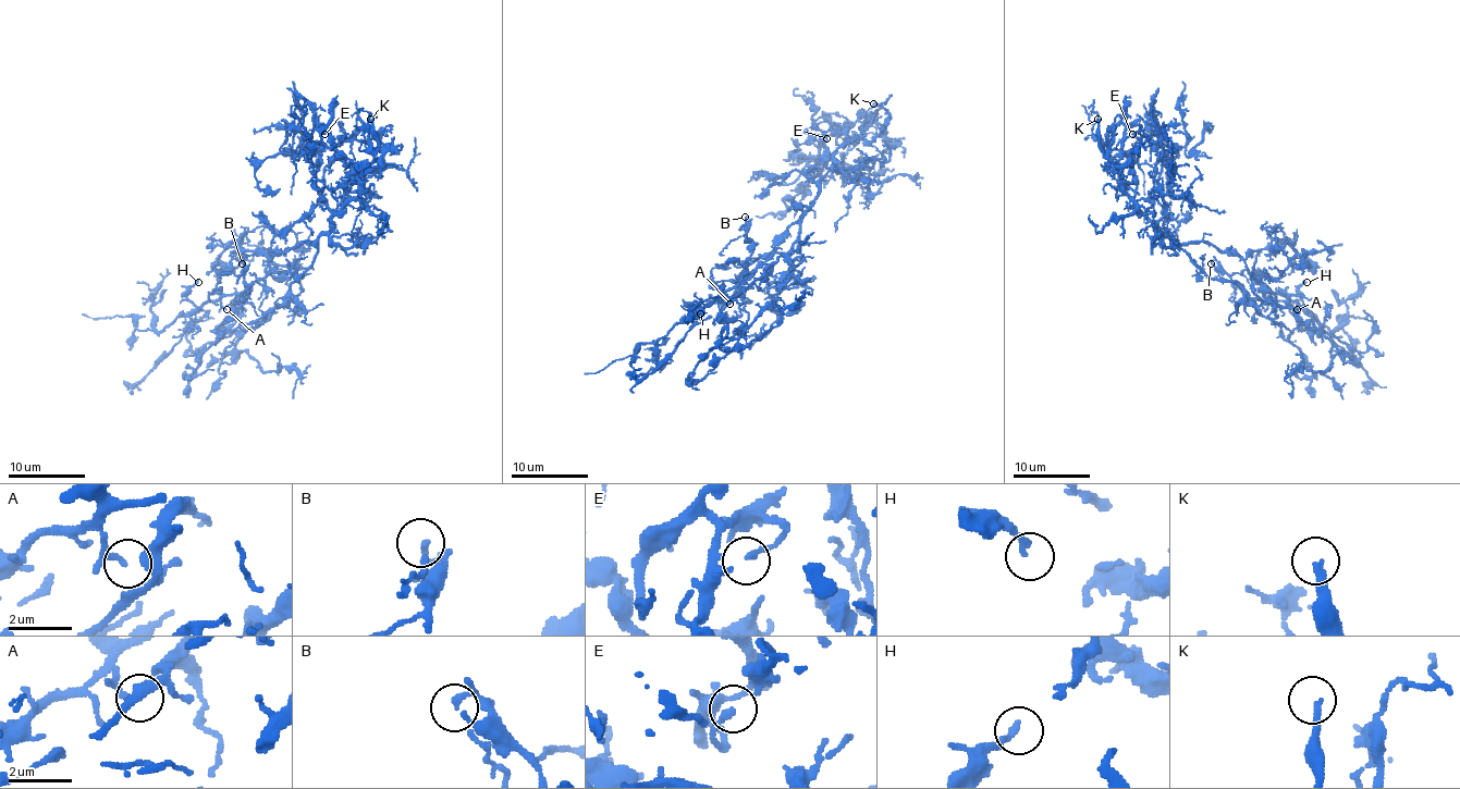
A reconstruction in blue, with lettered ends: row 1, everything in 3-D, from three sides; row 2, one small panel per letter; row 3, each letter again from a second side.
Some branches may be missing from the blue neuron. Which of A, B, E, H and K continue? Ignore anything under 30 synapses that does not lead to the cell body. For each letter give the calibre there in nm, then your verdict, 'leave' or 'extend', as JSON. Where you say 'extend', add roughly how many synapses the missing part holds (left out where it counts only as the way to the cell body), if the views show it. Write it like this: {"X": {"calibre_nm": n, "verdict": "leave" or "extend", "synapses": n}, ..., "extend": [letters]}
{"A": {"calibre_nm": 120, "verdict": "leave"}, "B": {"calibre_nm": 140, "verdict": "leave"}, "E": {"calibre_nm": 180, "verdict": "leave"}, "H": {"calibre_nm": 180, "verdict": "leave"}, "K": {"calibre_nm": 240, "verdict": "extend"}, "extend": ["K"]}

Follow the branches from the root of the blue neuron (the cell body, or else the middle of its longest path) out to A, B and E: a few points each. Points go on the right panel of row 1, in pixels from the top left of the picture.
A: (1221, 251), (1238, 256), (1254, 279), (1272, 292), (1281, 294), (1297, 309)
B: (1221, 251), (1238, 256), (1268, 296), (1253, 299), (1214, 259), (1211, 263)
E: (1221, 251), (1176, 242), (1138, 209), (1133, 171), (1118, 161), (1126, 128), (1136, 123), (1132, 134)

